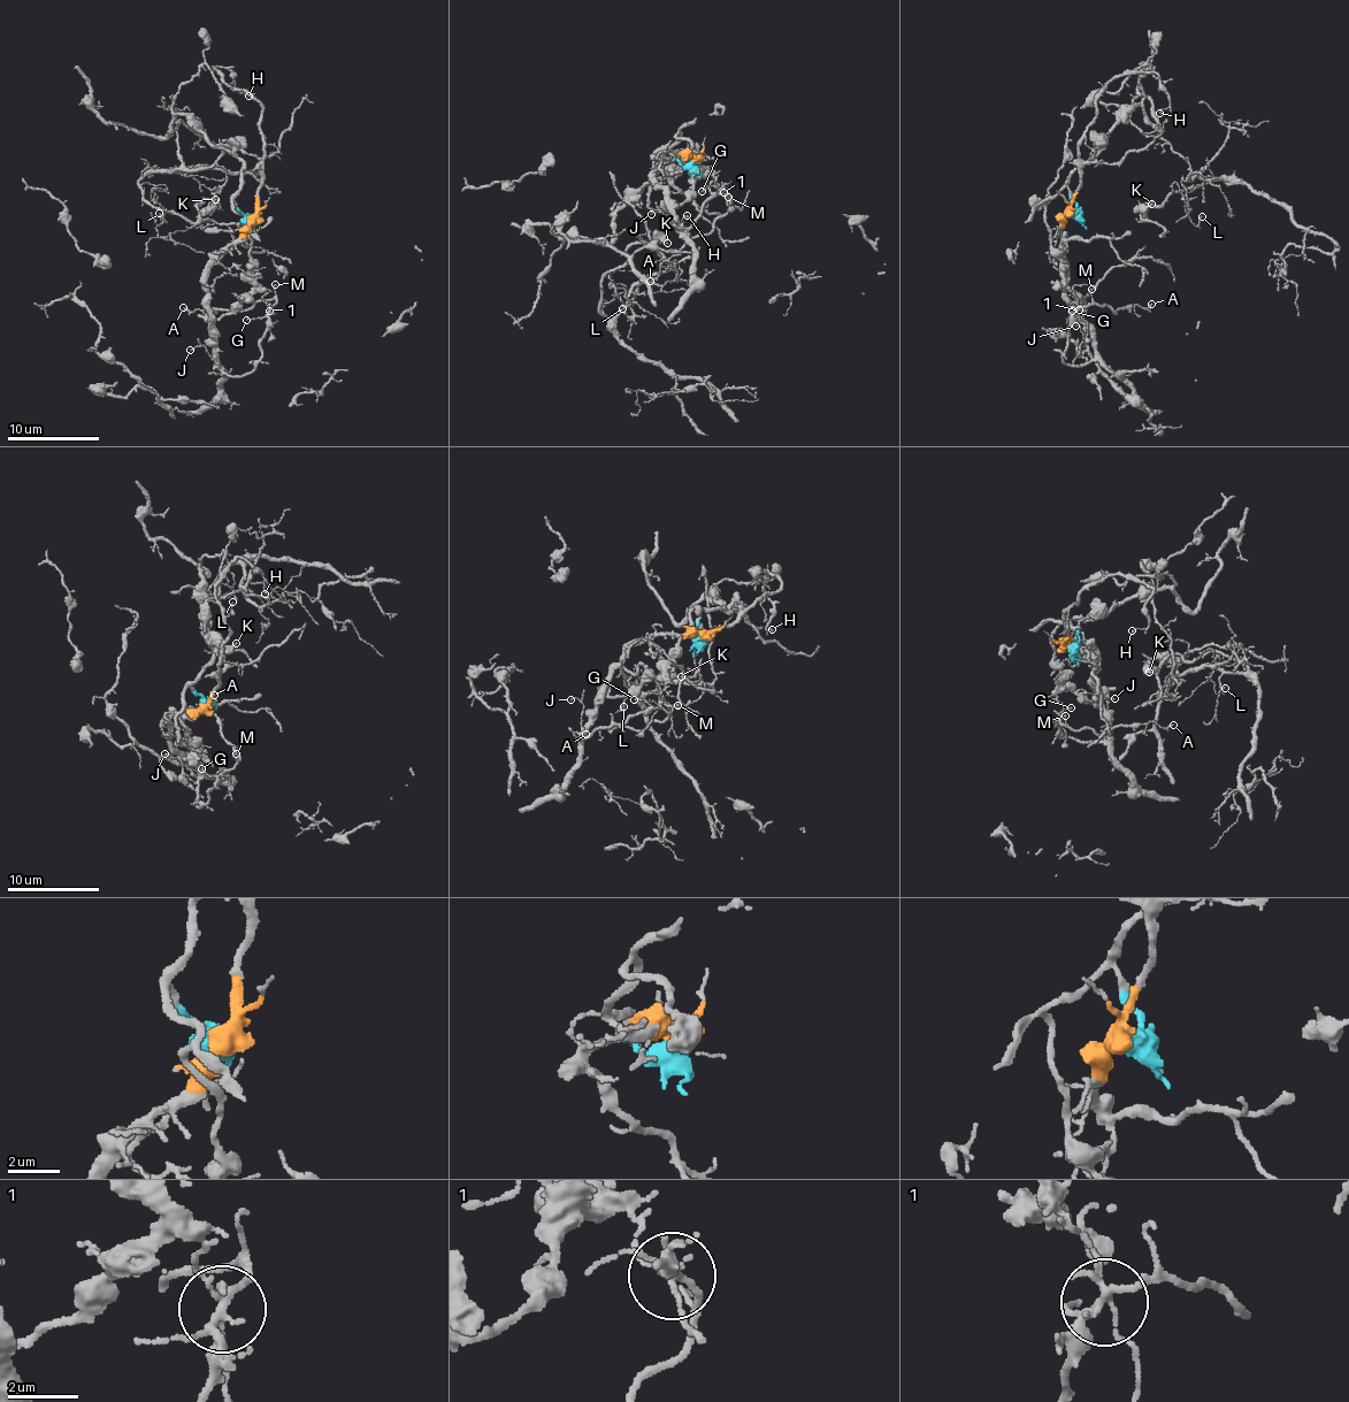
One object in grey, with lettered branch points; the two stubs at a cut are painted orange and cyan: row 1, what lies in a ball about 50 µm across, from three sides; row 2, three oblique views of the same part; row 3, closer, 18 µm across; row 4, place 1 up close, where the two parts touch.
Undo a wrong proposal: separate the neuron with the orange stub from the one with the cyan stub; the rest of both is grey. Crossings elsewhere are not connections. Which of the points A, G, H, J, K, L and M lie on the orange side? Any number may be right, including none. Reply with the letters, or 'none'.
A, G, H, J, M

